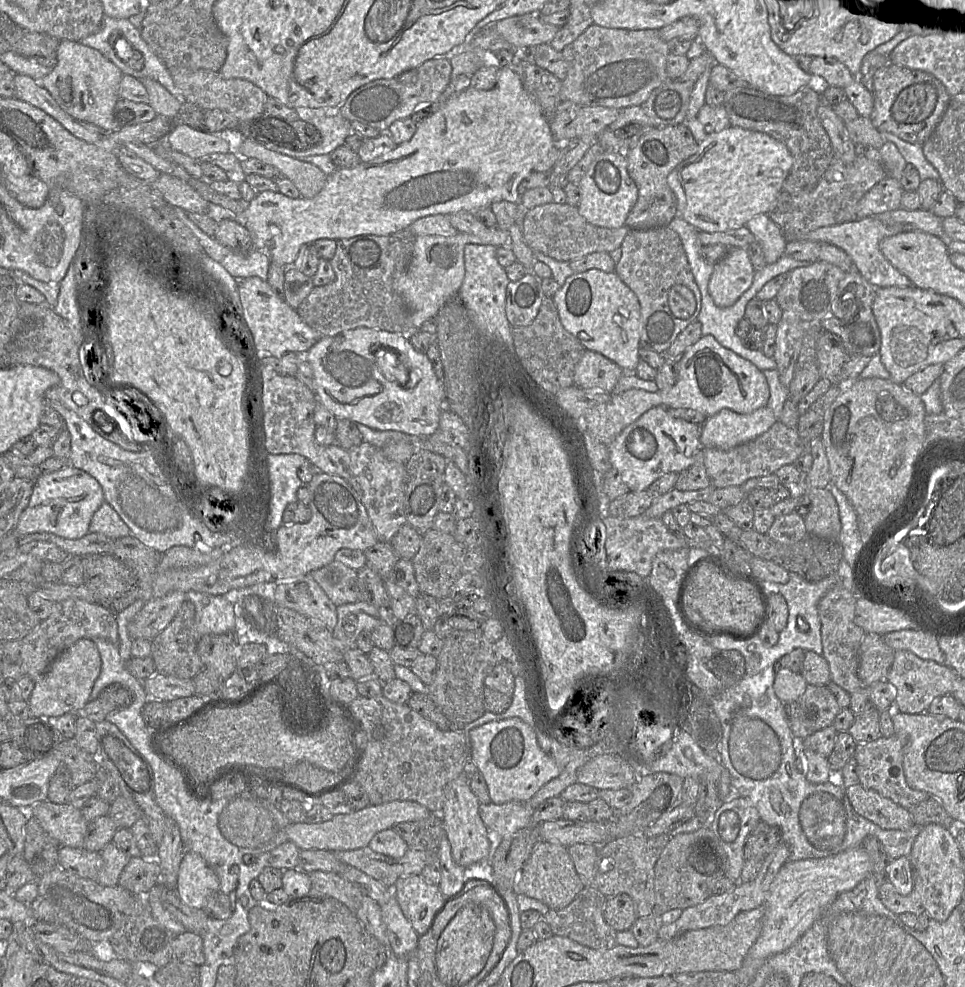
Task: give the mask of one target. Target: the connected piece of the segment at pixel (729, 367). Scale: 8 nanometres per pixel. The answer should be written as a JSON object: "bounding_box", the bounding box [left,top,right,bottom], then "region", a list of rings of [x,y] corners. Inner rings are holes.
{"bounding_box":[659,336,770,417],"region":[[[702,336],[679,359],[679,375],[670,390],[659,391],[662,405],[696,410],[711,417],[723,409],[750,414],[768,404],[770,389],[765,374],[749,360],[722,346],[714,336]]]}

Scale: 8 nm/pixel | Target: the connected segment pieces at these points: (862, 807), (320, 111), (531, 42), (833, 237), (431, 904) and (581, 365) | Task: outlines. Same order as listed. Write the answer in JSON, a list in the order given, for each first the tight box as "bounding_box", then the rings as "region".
[{"bounding_box":[845,784,914,830],"region":[[[855,784],[845,787],[854,811],[886,830],[907,830],[914,826],[909,810],[873,790]]]},{"bounding_box":[294,107,352,158],"region":[[[337,107],[294,109],[300,115],[300,119],[313,124],[322,136],[322,141],[316,147],[297,151],[300,158],[330,154],[338,146],[343,145],[346,137],[352,132],[350,121],[340,115]]]},{"bounding_box":[494,13,559,49],"region":[[[539,13],[512,16],[495,22],[494,28],[514,49],[549,44],[559,27],[541,22]]]},{"bounding_box":[801,217,912,289],"region":[[[868,217],[840,225],[818,228],[801,237],[801,241],[827,243],[842,249],[851,258],[853,269],[858,271],[861,276],[876,289],[886,287],[909,287],[912,285],[910,280],[893,267],[880,251],[880,242],[884,238],[890,236],[892,236],[892,234],[887,226],[875,217]]]},{"bounding_box":[393,875,446,936],"region":[[[421,875],[399,879],[393,887],[393,894],[419,936],[429,930],[435,916],[444,909],[446,903],[439,885],[428,883]]]},{"bounding_box":[574,350,623,392],"region":[[[585,350],[575,367],[574,385],[584,389],[612,392],[623,370],[600,353]]]}]

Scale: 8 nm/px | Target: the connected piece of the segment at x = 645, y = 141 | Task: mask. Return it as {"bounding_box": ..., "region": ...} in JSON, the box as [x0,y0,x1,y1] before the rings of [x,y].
{"bounding_box":[625,124,699,229],"region":[[[686,124],[655,128],[643,135],[627,151],[627,170],[638,188],[638,199],[630,210],[625,225],[629,229],[651,229],[668,226],[677,215],[677,199],[667,183],[668,175],[683,161],[693,156],[699,147]]]}

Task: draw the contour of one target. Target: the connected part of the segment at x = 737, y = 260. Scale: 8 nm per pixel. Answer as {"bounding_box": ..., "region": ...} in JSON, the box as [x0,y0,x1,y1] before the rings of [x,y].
{"bounding_box":[708,248,755,308],"region":[[[731,248],[729,253],[714,266],[708,290],[716,306],[726,308],[751,287],[755,270],[748,253],[742,248]]]}

